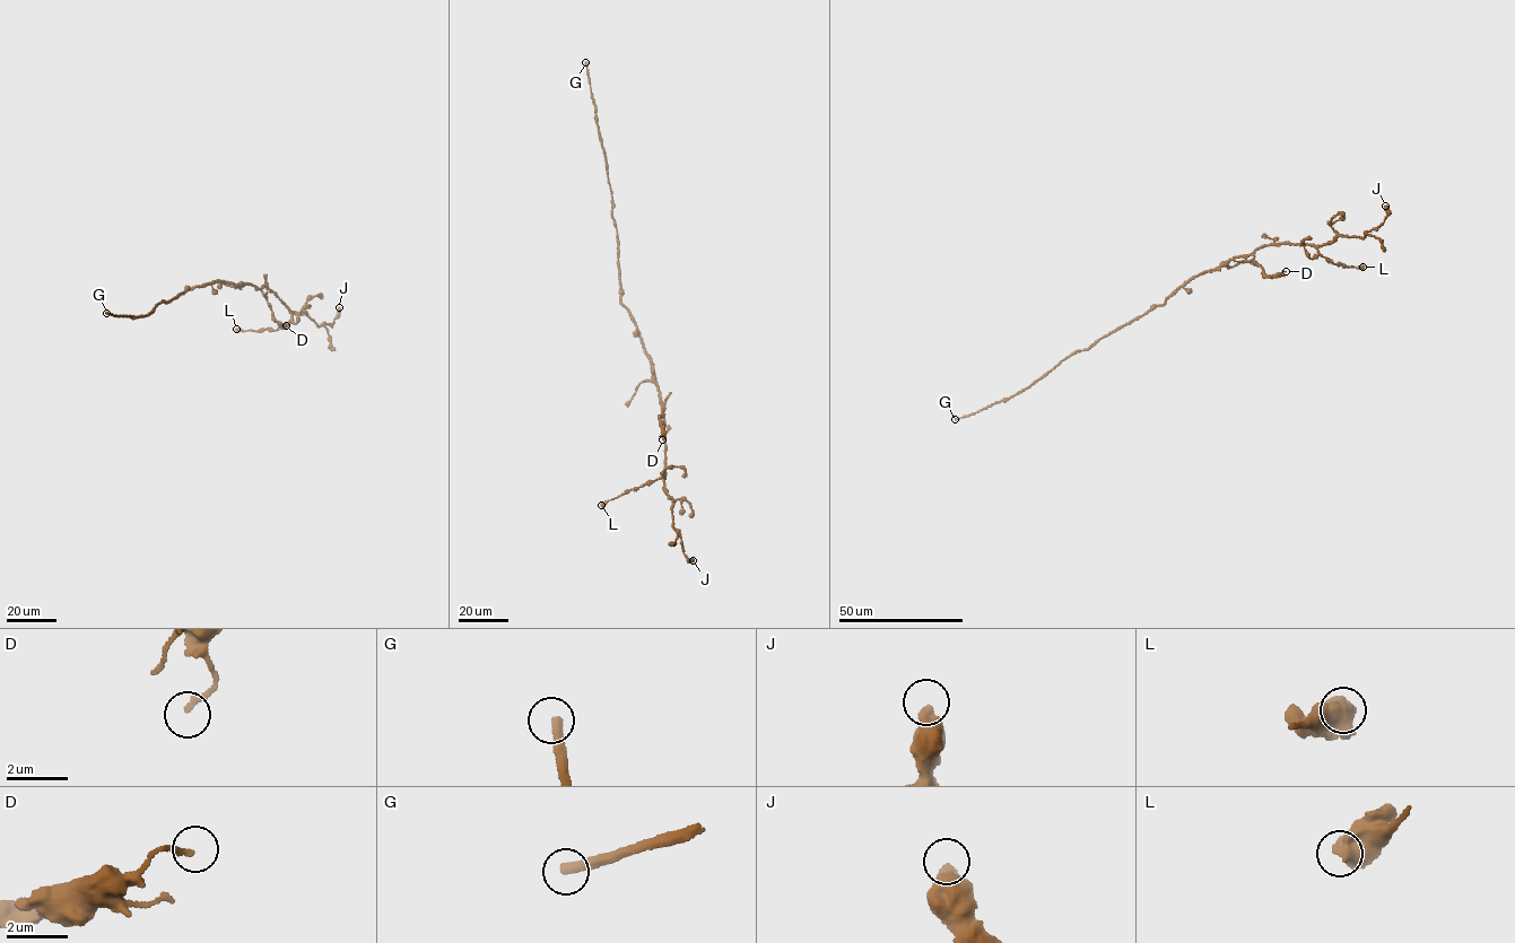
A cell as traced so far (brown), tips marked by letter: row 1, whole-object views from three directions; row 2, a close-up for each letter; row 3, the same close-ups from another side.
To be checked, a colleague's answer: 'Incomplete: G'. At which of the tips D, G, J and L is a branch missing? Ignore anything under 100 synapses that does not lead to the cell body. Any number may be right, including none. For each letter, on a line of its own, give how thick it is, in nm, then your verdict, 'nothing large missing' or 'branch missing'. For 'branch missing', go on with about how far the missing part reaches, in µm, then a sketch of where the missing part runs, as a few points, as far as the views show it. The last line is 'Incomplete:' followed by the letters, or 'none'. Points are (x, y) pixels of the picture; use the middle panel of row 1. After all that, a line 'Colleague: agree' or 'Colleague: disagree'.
D: 200 nm | nothing large missing
G: 340 nm | branch missing | 450 µm
J: 500 nm | nothing large missing
L: 700 nm | nothing large missing
Incomplete: G
Colleague: agree

